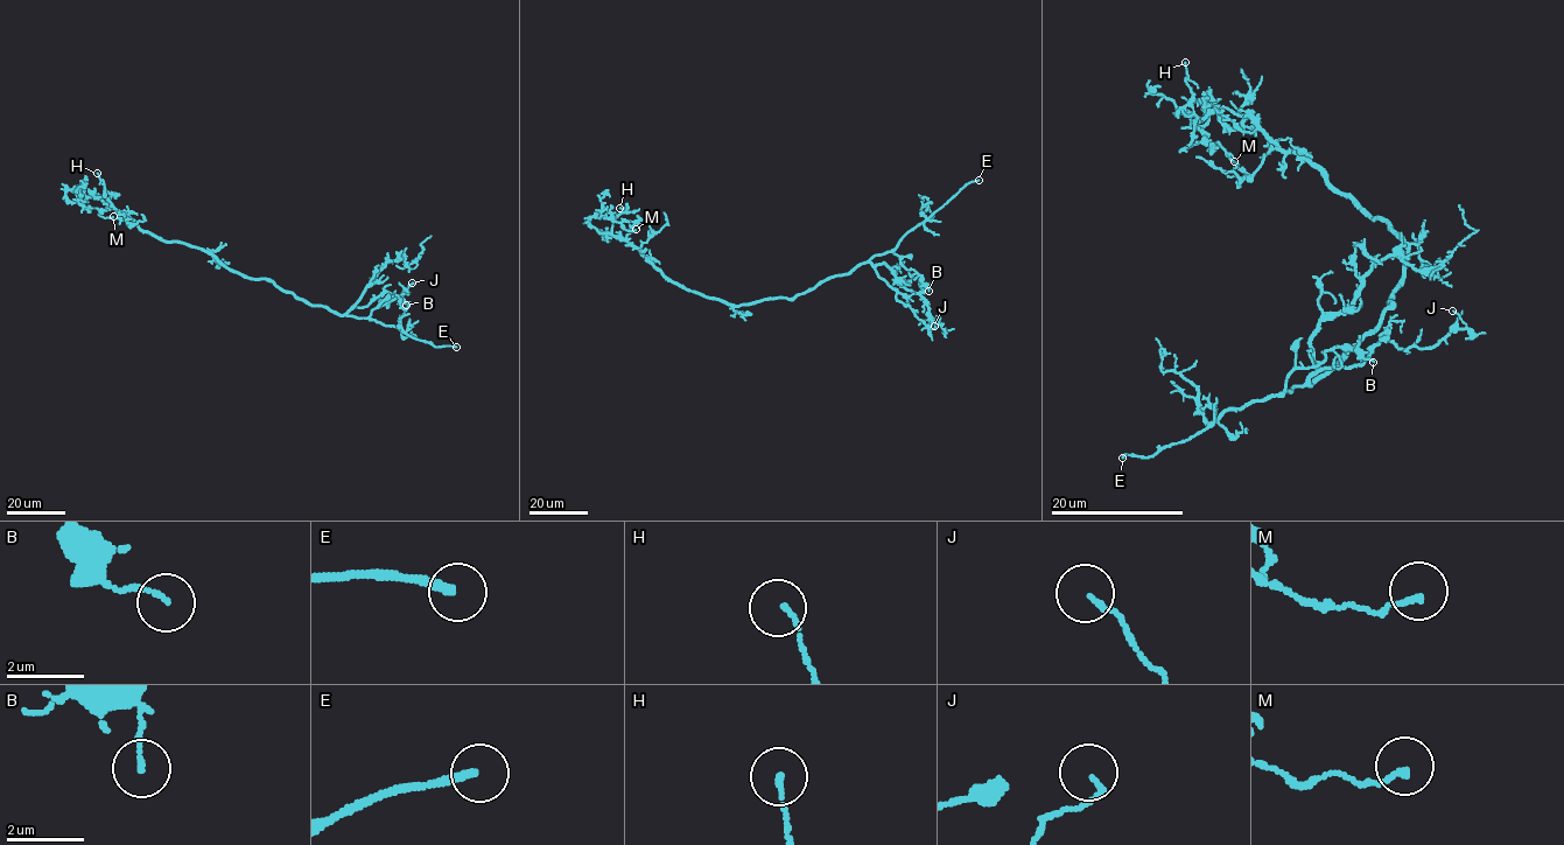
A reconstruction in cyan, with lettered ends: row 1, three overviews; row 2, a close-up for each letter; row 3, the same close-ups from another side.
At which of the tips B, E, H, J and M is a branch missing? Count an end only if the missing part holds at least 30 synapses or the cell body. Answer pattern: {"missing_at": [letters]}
{"missing_at": ["E"]}

